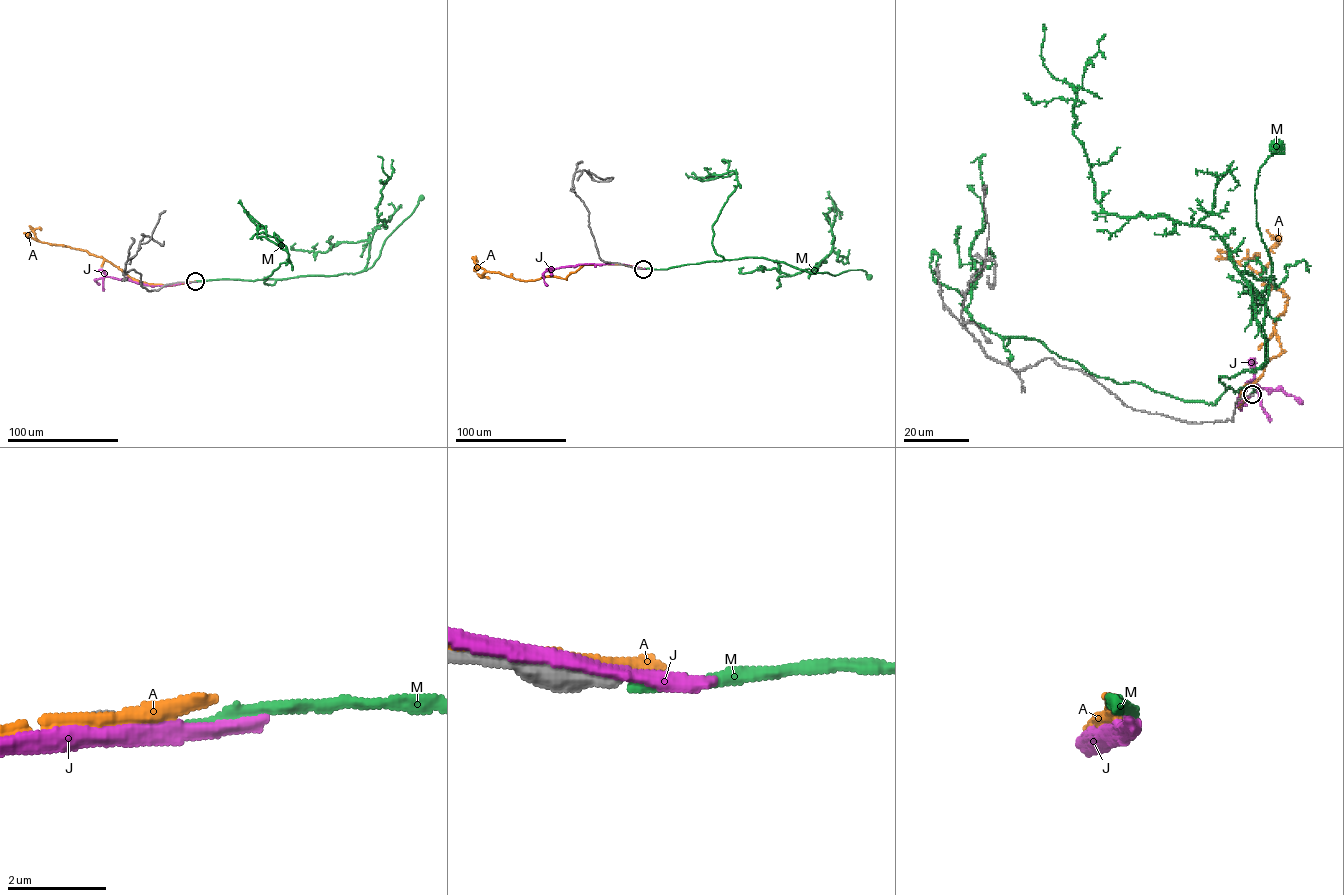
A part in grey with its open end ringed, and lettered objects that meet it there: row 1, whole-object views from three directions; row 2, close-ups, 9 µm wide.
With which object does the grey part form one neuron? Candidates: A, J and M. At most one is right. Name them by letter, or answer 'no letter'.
M

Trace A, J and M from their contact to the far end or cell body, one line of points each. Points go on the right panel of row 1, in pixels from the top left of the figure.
A: (1251, 395), (1239, 406), (1243, 388), (1282, 352), (1275, 323), (1288, 298), (1248, 266), (1223, 258), (1231, 247)
J: (1251, 395), (1238, 406), (1239, 396), (1252, 379), (1259, 386), (1281, 389), (1303, 402)
M: (1253, 394), (1219, 379), (1267, 360), (1271, 259), (1255, 186), (1278, 148)

